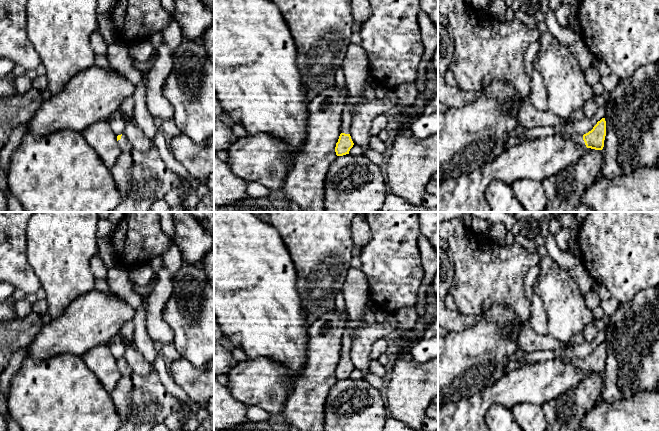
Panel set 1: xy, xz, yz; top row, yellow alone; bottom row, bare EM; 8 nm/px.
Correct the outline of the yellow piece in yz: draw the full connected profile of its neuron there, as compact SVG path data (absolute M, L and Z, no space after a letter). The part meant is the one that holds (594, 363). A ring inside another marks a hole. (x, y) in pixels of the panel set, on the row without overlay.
M602 342L591 355L584 359L573 359L566 356L557 359L580 370L595 374L602 374L606 360L606 345L605 342Z

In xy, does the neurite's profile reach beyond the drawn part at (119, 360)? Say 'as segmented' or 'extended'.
extended

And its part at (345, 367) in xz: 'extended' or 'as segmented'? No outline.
extended

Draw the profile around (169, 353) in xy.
M173 343L163 345L161 349L161 355L162 355L162 358L167 363L170 363L172 361L182 358Z

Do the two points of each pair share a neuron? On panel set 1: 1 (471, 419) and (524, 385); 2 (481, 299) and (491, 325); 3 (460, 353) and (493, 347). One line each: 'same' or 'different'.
1: same
2: different
3: same

